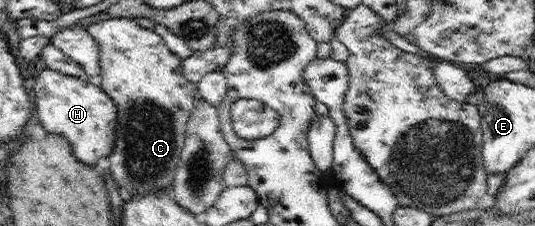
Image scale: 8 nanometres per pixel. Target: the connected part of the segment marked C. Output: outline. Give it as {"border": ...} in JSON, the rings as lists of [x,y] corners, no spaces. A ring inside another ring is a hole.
{"border":[[[131,18],[109,19],[87,25],[87,31],[99,44],[101,88],[117,106],[117,147],[111,153],[111,173],[119,189],[125,189],[123,201],[135,195],[149,195],[159,191],[171,191],[173,177],[184,148],[187,121],[195,109],[197,85],[181,72],[182,59],[177,57],[155,31],[141,27]]]}

